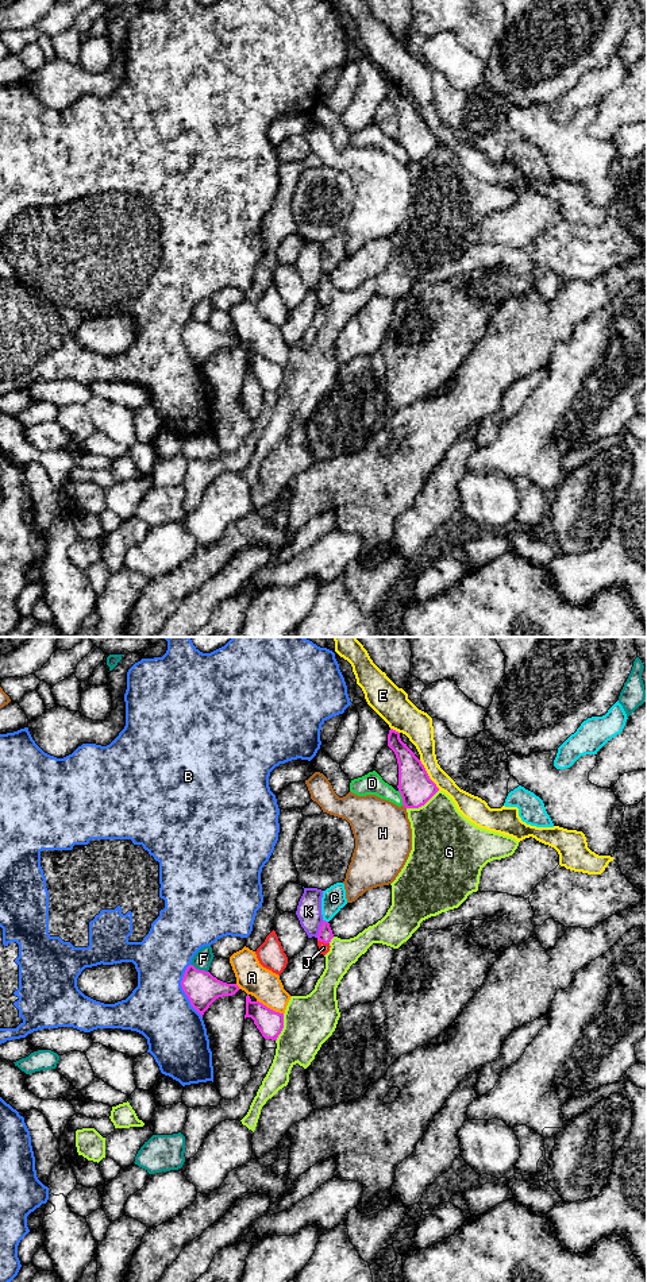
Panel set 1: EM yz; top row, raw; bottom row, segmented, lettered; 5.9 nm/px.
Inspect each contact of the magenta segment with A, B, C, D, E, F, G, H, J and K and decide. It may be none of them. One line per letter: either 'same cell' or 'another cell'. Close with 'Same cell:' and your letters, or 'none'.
A: another cell
B: another cell
C: another cell
D: another cell
E: another cell
F: another cell
G: another cell
H: another cell
J: same cell
K: another cell
Same cell: J

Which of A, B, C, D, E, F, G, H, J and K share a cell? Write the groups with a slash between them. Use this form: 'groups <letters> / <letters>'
groups A D / B / C / E / F / G / H / J / K

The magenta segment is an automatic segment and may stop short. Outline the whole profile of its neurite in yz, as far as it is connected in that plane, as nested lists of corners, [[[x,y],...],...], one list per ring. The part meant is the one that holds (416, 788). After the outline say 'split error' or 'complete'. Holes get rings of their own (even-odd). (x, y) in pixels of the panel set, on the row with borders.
[[[390,729],[388,746],[394,752],[398,764],[398,792],[405,808],[424,806],[438,791],[424,765],[400,738],[400,733]]]; complete

